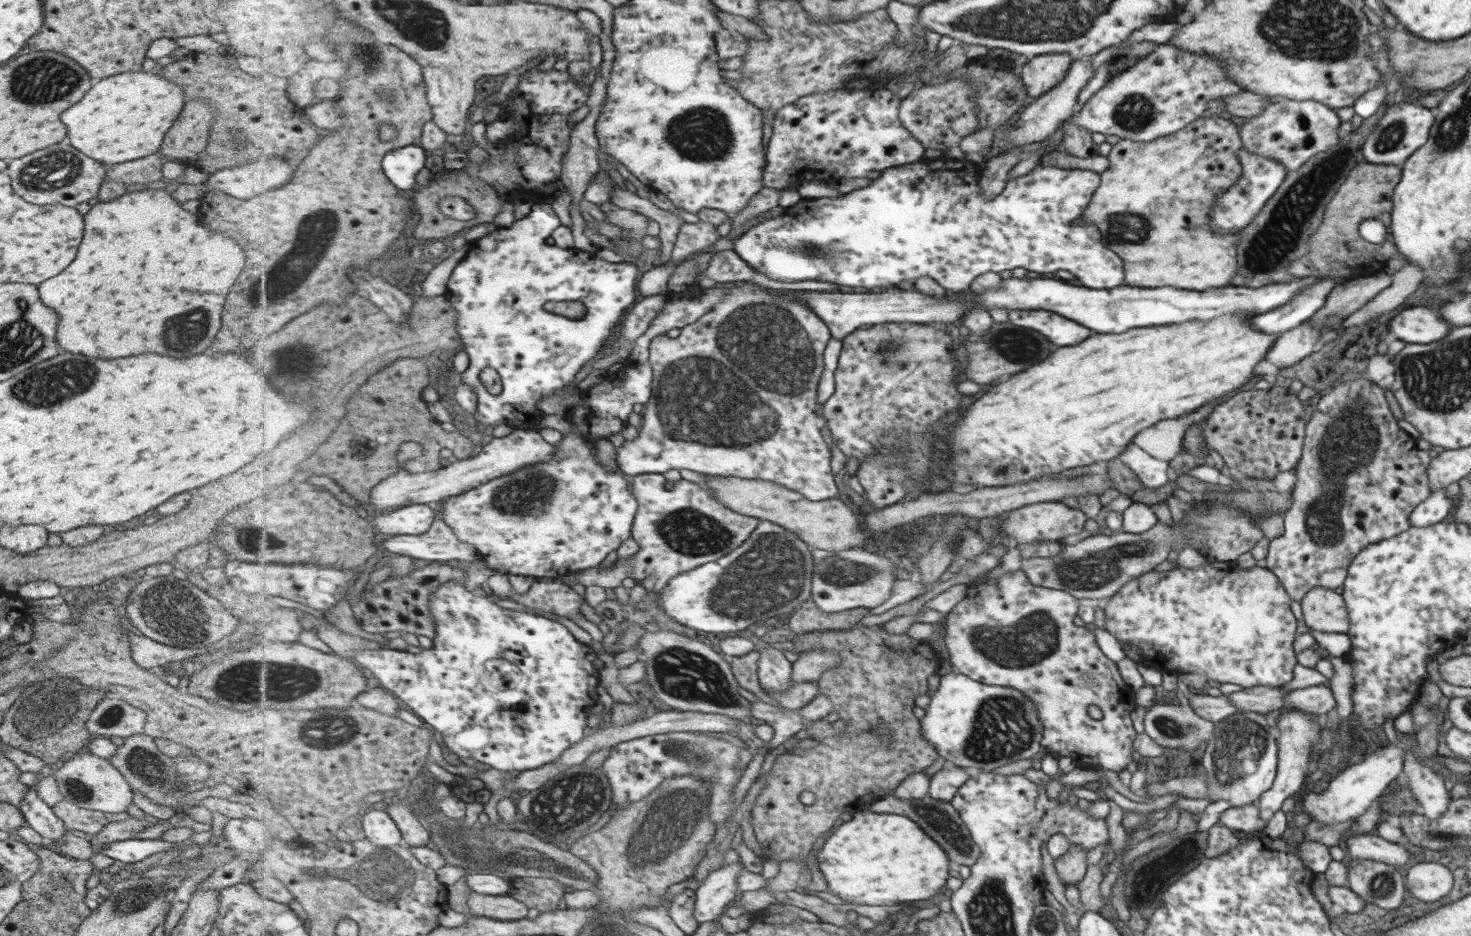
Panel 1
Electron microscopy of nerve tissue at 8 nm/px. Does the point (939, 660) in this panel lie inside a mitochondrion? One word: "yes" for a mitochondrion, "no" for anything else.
no

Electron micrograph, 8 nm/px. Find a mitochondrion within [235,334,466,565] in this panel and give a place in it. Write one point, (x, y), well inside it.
(296, 358)

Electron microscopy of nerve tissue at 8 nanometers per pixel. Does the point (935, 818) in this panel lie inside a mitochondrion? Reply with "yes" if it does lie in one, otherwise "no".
yes

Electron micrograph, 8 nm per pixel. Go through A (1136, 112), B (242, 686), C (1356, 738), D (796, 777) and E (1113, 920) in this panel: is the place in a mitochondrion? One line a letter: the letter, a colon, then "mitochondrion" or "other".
A: mitochondrion
B: mitochondrion
C: other
D: other
E: other

